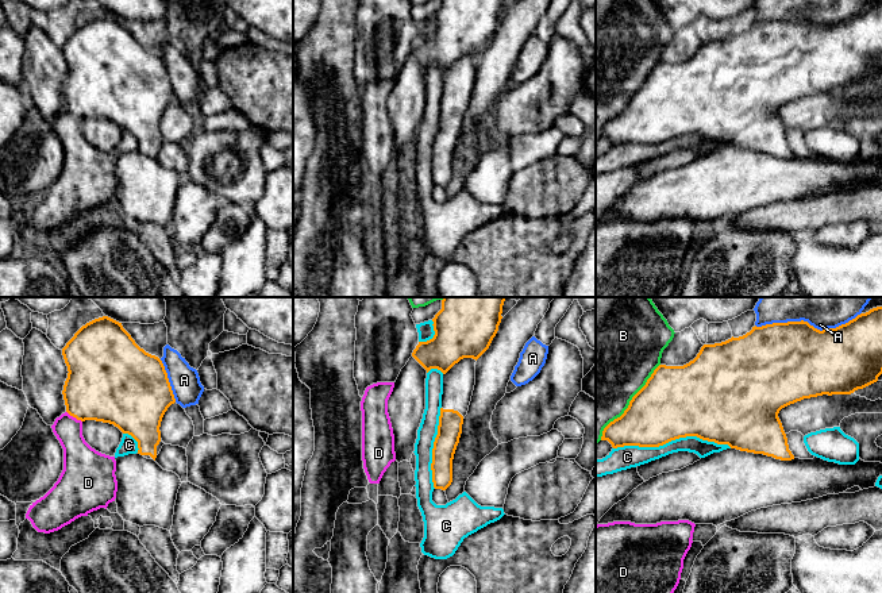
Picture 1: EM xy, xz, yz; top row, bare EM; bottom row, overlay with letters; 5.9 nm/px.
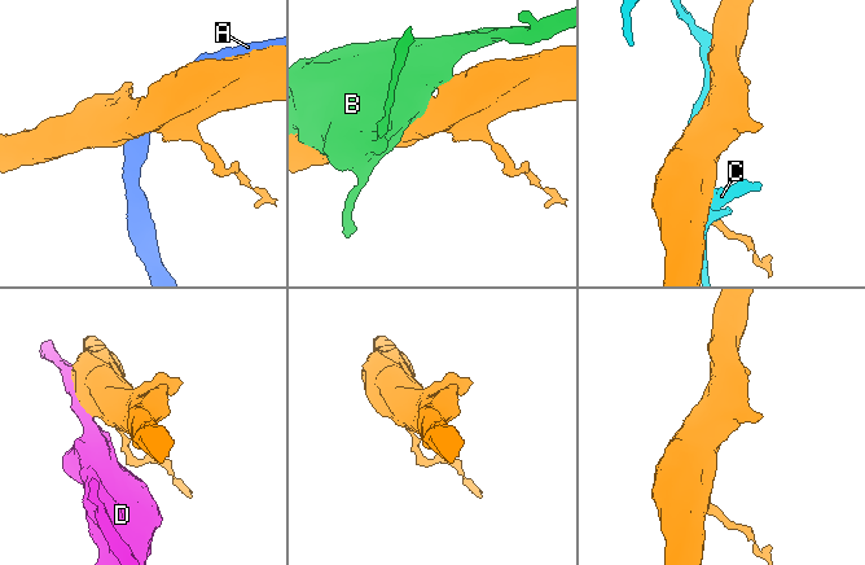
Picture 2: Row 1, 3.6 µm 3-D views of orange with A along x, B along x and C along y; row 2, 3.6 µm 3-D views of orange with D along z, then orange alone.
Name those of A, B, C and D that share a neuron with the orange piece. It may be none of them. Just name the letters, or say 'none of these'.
none of these

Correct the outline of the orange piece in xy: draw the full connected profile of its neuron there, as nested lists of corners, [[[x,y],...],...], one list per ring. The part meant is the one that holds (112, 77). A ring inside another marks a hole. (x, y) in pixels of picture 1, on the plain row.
[[[103,14],[82,23],[62,46],[68,63],[63,82],[66,109],[77,118],[96,118],[118,124],[138,139],[138,151],[154,157],[165,142],[161,119],[176,100],[162,58],[140,46],[122,20]]]

